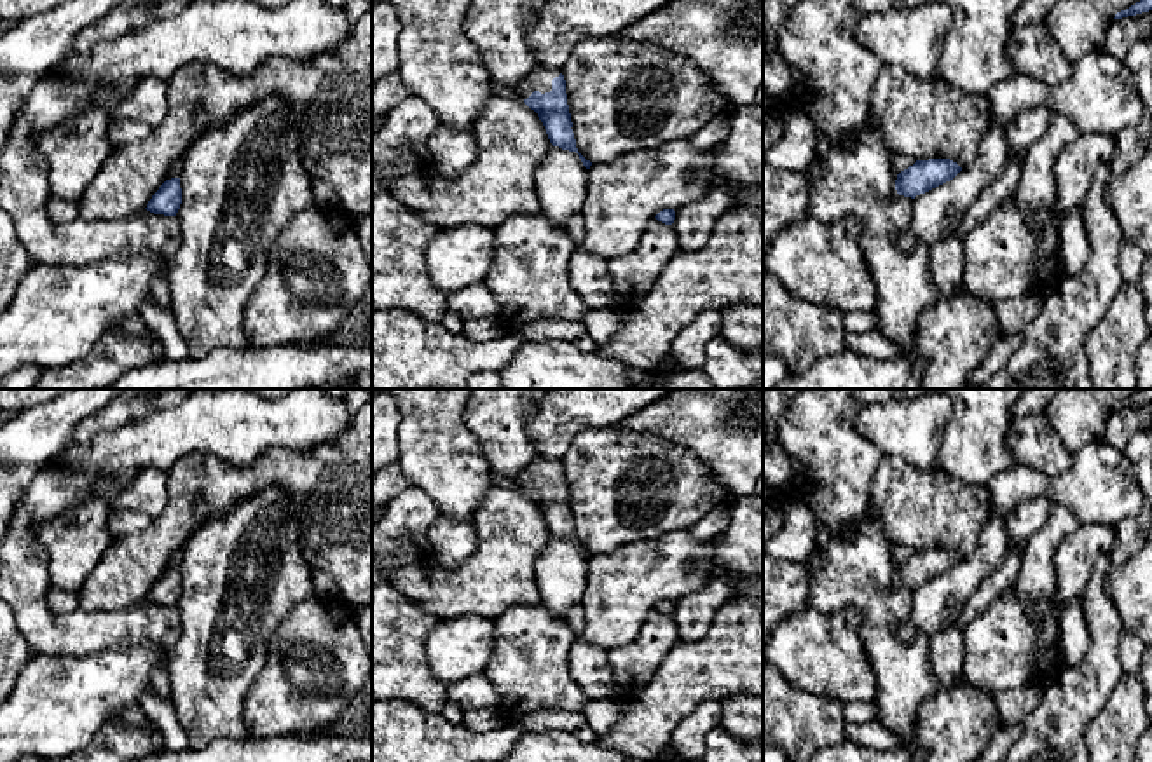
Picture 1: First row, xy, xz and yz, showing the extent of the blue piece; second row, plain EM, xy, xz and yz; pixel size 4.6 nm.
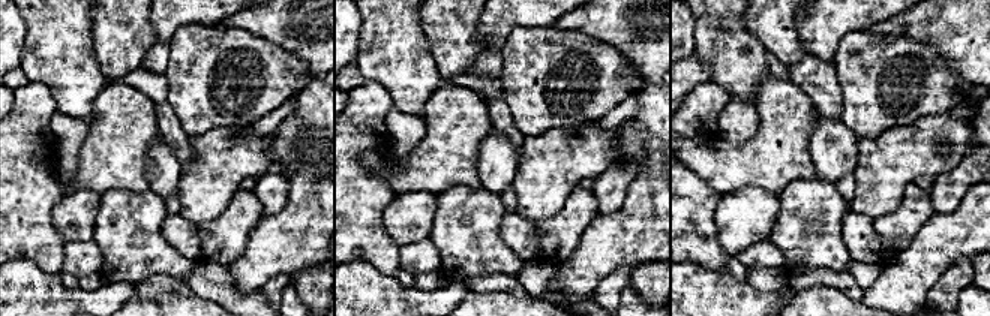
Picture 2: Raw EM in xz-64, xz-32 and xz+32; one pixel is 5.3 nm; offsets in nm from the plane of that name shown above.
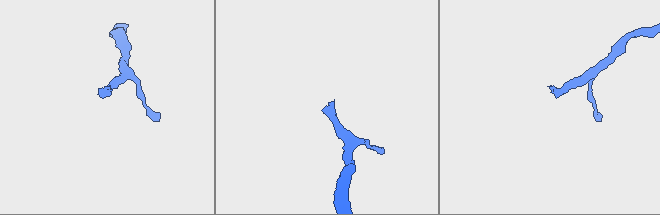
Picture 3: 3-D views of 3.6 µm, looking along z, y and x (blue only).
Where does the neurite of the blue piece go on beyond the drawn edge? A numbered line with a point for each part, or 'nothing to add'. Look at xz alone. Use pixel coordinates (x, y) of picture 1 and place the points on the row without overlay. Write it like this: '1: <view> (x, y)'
1: xz (540, 469)

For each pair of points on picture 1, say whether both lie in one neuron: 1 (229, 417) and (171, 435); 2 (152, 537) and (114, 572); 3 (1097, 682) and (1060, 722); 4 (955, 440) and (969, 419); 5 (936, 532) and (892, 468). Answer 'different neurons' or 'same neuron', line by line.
1: same neuron
2: same neuron
3: same neuron
4: same neuron
5: same neuron

